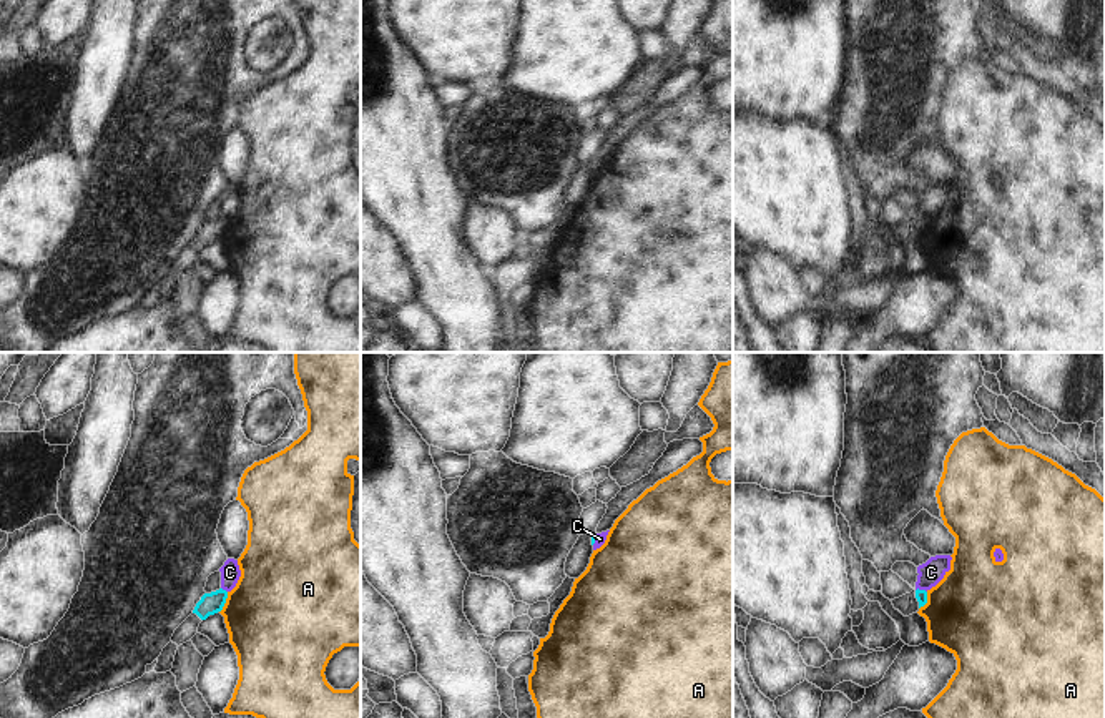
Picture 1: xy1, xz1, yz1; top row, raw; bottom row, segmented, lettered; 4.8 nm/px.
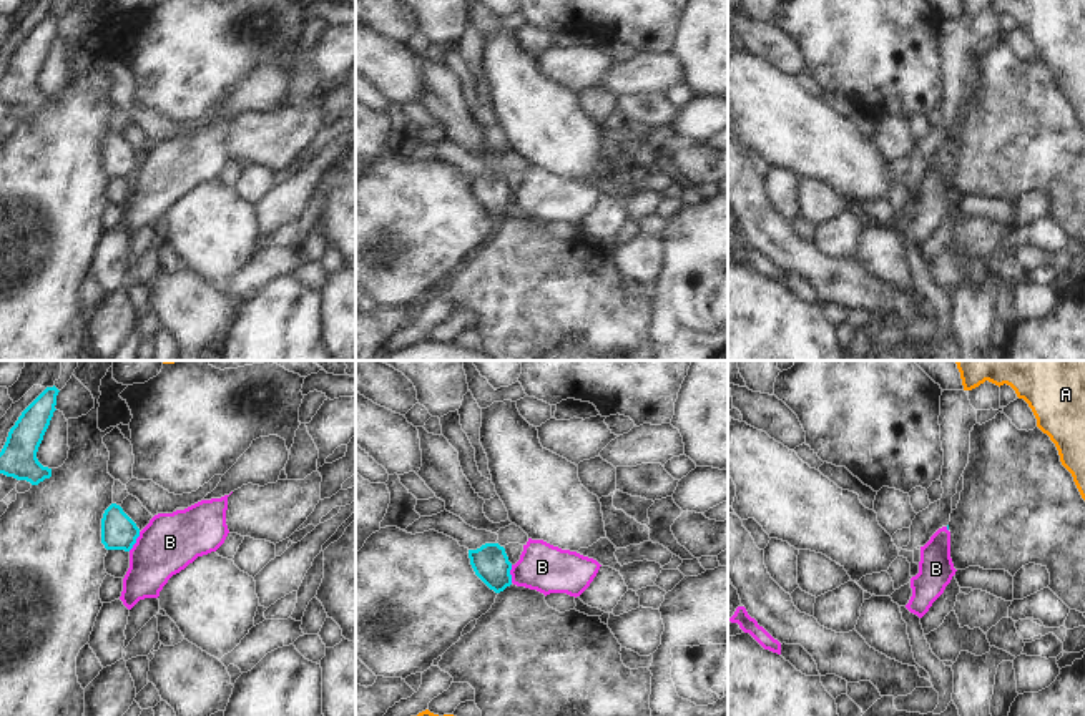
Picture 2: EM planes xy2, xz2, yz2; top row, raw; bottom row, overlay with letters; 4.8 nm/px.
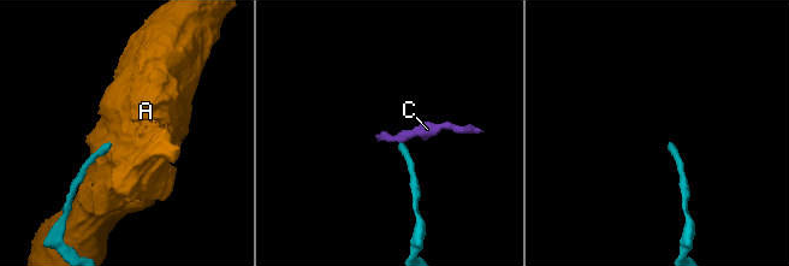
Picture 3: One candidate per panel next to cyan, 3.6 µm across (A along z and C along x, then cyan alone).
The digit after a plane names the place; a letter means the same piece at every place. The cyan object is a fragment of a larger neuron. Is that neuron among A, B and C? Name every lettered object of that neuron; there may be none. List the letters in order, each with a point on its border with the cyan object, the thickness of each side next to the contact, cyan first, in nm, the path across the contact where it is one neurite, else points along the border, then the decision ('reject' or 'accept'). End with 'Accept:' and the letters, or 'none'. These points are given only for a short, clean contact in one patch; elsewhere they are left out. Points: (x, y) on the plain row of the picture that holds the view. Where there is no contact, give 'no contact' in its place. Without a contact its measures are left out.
A: xy1 (225, 230) | 110/480 nm | along xy1 (228, 220), (220, 240) | reject
B: xy2 (135, 170) | 180/280 nm | along xy2 (140, 160), (128, 178) | reject
C: yz1 (921, 218) | 60/120 nm | along yz1 (916, 216), (926, 220) | reject
Accept: none

